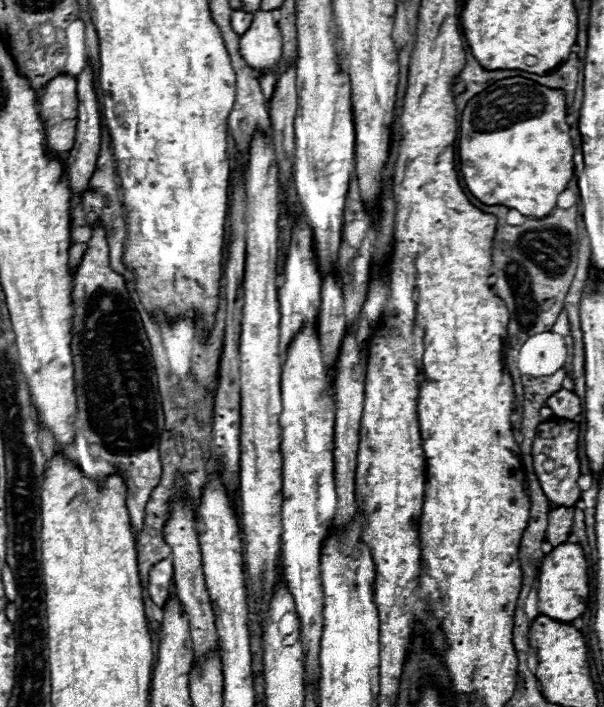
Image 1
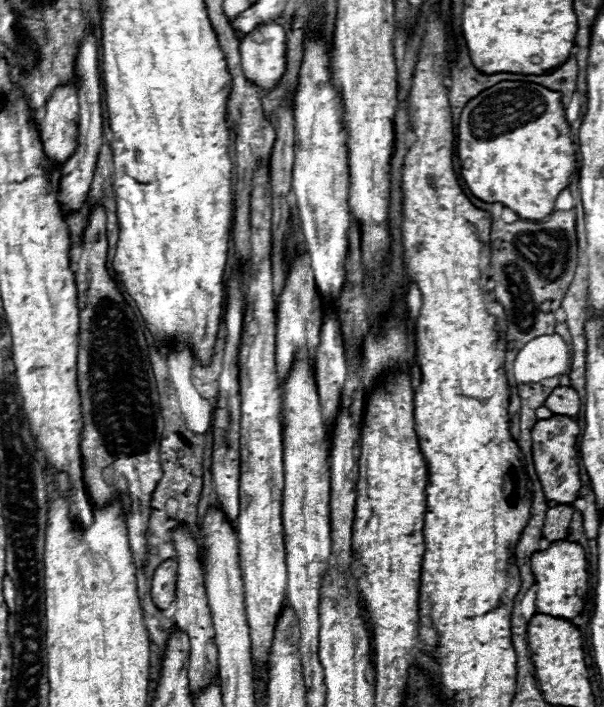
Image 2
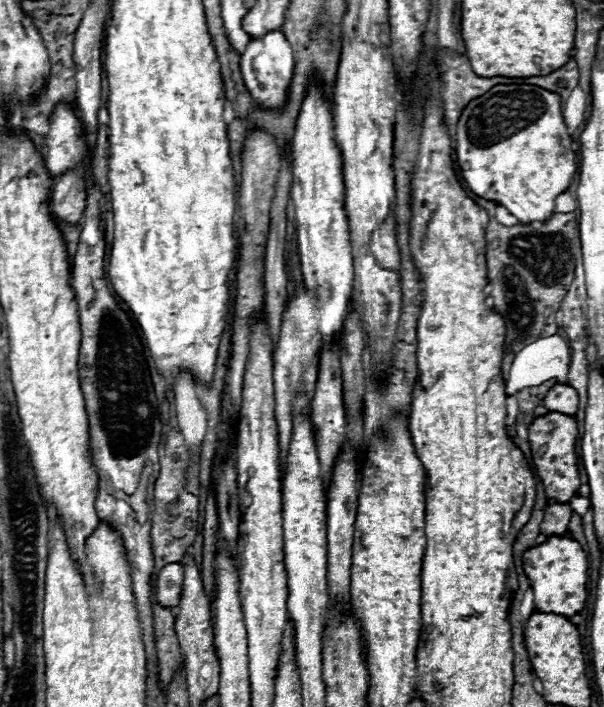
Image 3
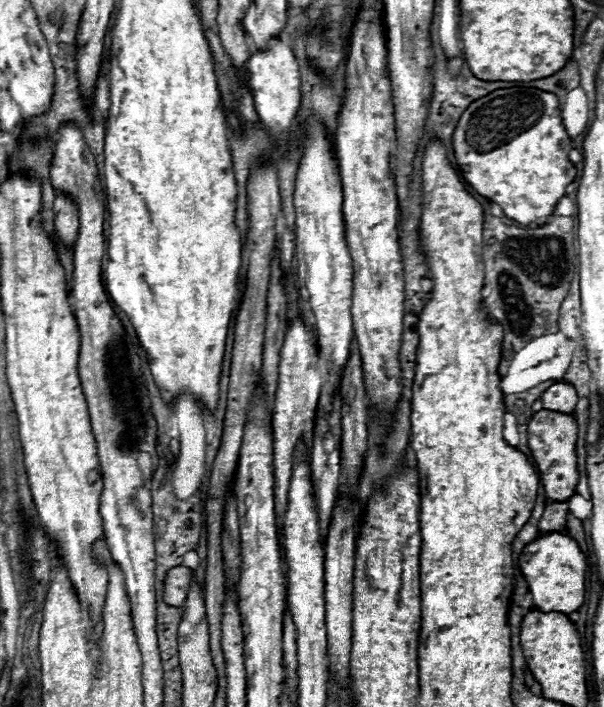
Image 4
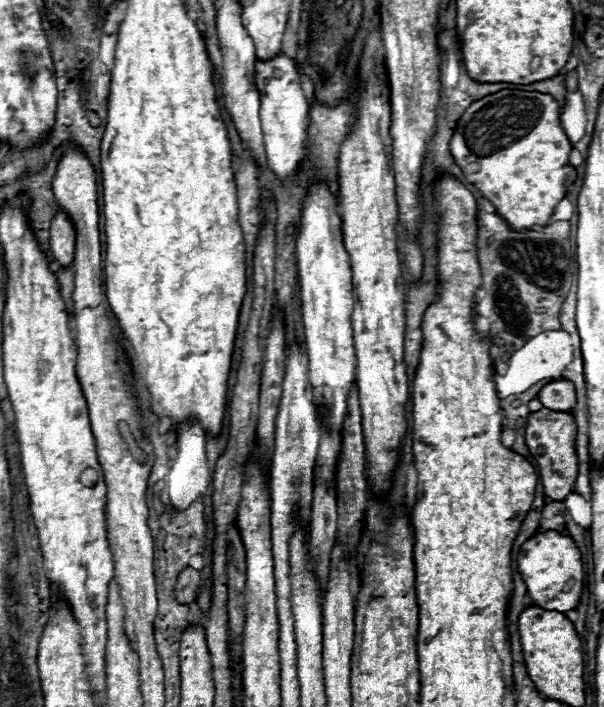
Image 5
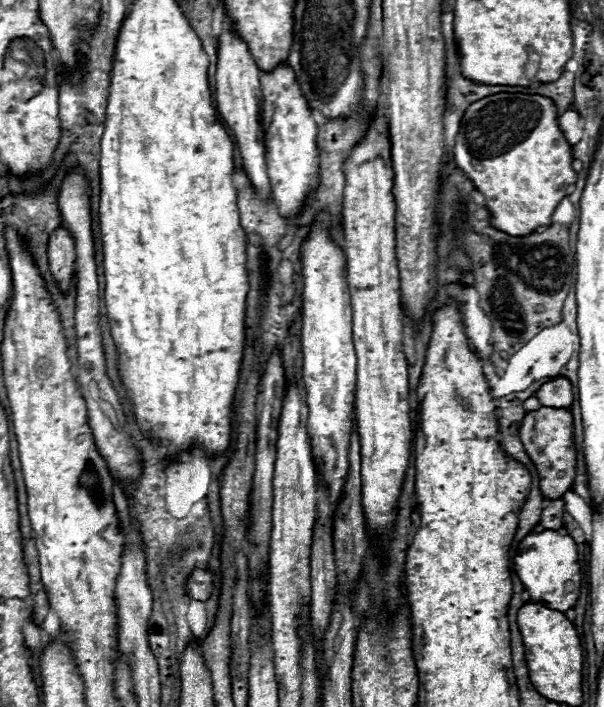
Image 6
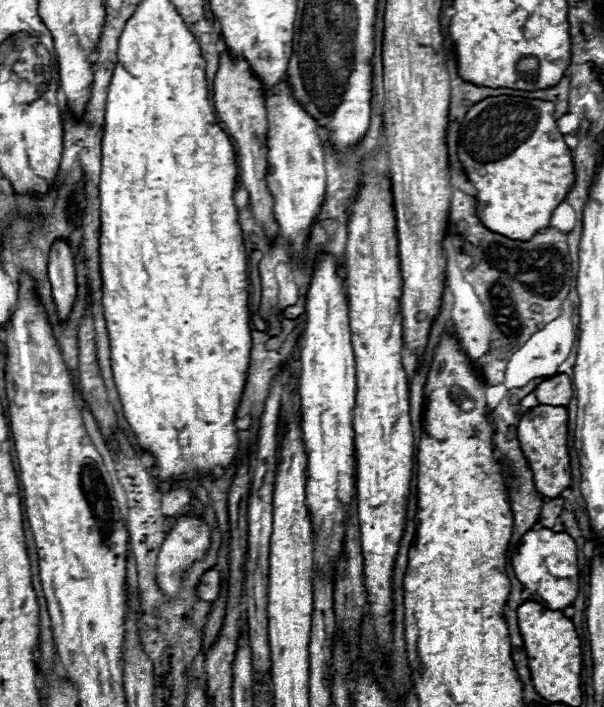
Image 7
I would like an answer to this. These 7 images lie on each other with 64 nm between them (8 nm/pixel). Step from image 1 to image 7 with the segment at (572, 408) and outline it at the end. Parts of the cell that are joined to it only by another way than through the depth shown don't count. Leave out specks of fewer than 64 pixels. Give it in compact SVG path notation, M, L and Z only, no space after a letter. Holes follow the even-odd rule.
M556 374L554 378L548 378L540 382L534 390L540 404L550 406L566 406L572 398L572 380L566 374Z

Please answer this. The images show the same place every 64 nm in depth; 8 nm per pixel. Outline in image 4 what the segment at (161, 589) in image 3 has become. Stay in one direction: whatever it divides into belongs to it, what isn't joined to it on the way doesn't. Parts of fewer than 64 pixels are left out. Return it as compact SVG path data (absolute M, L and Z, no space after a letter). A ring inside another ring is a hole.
M186 566L172 568L164 582L164 602L168 602L170 606L182 606L190 590L190 580L192 580L190 568Z

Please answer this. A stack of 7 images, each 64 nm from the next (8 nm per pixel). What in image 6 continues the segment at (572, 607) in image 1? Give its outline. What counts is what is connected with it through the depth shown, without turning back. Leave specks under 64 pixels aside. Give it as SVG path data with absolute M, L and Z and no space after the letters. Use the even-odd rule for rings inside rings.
M556 530L530 532L518 546L518 554L514 556L514 570L530 594L532 602L538 602L550 610L566 612L572 608L580 594L580 564L576 542L570 536L558 534Z

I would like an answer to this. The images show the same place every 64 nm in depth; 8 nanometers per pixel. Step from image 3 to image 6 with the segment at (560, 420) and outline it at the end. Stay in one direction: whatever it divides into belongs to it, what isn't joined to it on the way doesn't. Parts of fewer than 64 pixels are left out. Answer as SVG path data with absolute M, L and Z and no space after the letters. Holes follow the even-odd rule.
M542 406L538 410L526 412L520 426L520 442L538 472L542 494L550 500L562 498L562 494L572 488L574 474L576 474L576 450L574 450L574 440L572 440L570 410Z

